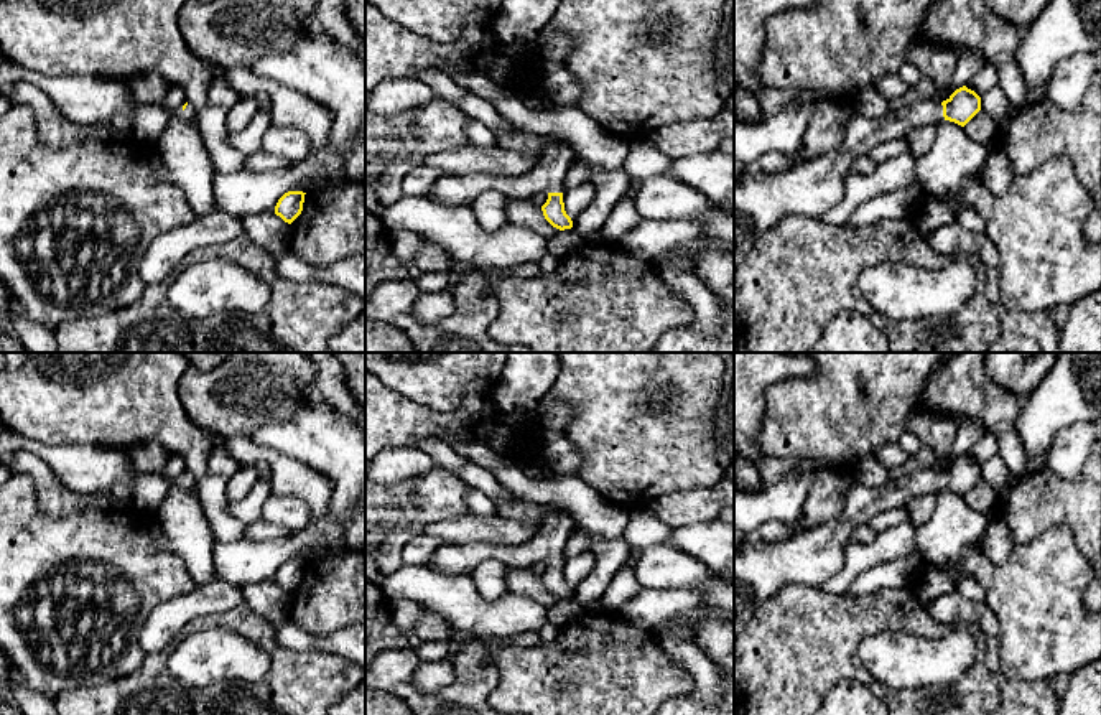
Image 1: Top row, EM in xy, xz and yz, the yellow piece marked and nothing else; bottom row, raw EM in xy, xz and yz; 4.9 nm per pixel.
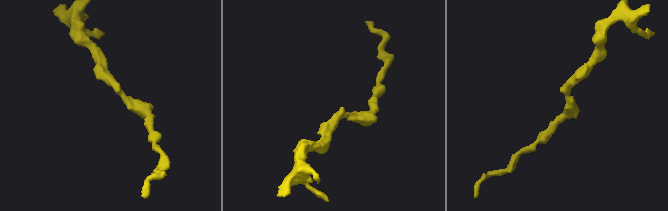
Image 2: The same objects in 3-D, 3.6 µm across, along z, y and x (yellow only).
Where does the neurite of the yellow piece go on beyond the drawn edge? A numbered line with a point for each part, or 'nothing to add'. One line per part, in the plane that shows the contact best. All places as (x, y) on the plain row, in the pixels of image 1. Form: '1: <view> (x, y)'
1: yz (761, 569)

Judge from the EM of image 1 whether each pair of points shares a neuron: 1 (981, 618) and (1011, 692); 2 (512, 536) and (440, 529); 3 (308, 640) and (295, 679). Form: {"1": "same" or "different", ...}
{"1": "same", "2": "same", "3": "different"}

